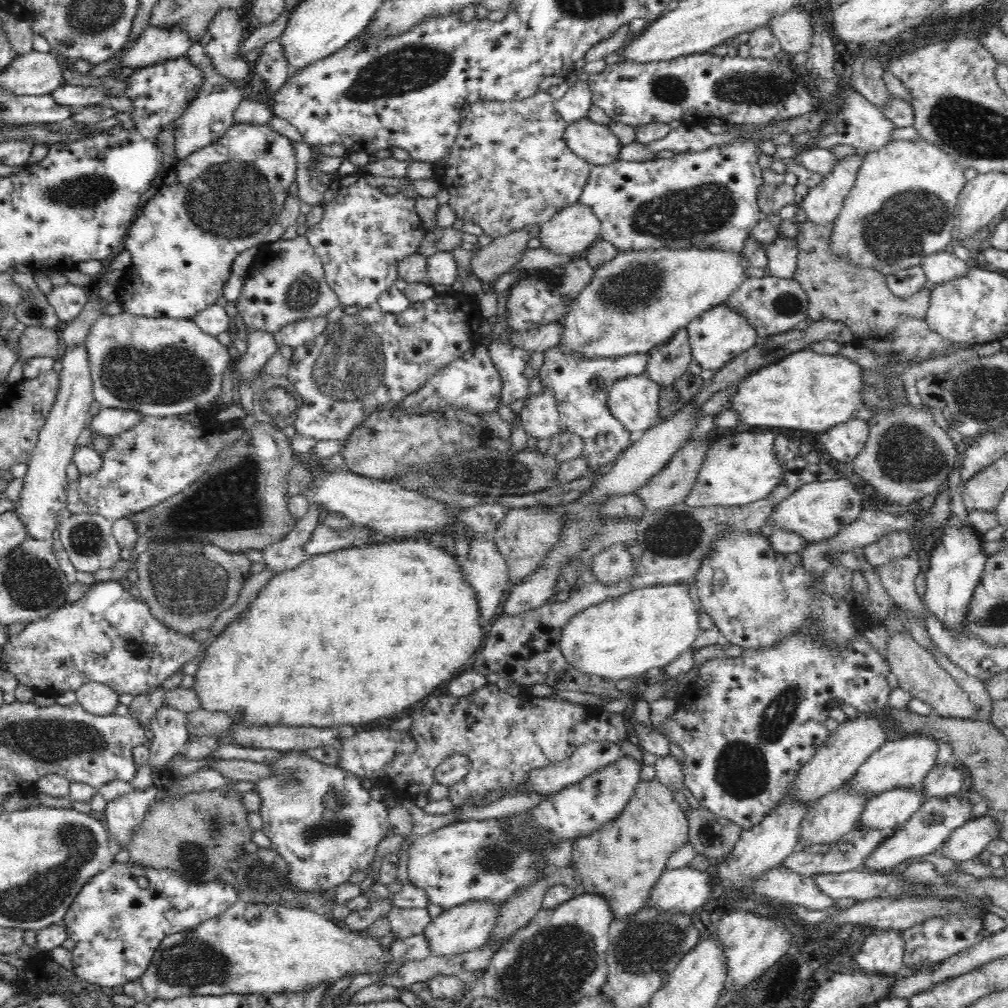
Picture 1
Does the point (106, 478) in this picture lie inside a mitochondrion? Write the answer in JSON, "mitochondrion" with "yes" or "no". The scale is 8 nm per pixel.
{"mitochondrion":"no"}

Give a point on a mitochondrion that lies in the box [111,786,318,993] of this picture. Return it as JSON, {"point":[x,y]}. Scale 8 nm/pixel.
{"point":[189,963]}

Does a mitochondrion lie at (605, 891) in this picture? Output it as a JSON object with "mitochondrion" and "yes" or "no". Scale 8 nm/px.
{"mitochondrion":"no"}

